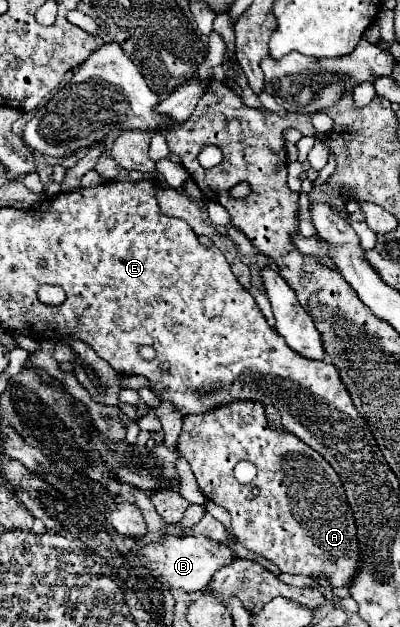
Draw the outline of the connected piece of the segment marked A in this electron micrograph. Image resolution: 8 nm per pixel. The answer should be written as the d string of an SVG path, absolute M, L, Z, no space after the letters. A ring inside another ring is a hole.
M237 401L237 403L231 403L231 405L225 405L225 407L219 407L217 411L211 411L209 415L189 415L183 419L183 431L179 435L179 451L183 453L183 457L189 461L191 465L191 471L197 479L197 485L201 487L201 491L205 493L207 499L211 499L213 503L225 507L229 513L231 513L231 521L233 521L233 533L237 535L239 543L243 543L247 549L267 557L269 561L273 561L283 573L291 573L291 575L309 575L309 577L323 577L327 579L333 587L349 587L351 581L355 579L357 575L357 567L361 565L361 551L359 551L359 543L357 543L357 527L355 527L355 519L353 519L353 511L347 503L347 497L345 497L345 491L343 491L343 485L337 477L337 473L331 469L331 465L317 453L313 451L309 445L301 443L295 435L289 435L287 431L283 431L281 435L277 435L277 431L273 431L269 427L269 423L265 423L265 405L261 403L249 403L249 401ZM241 459L247 459L251 461L253 465L257 465L257 487L259 487L259 495L253 497L251 493L251 487L253 485L241 485L237 483L237 479L233 477L233 467L241 461Z

